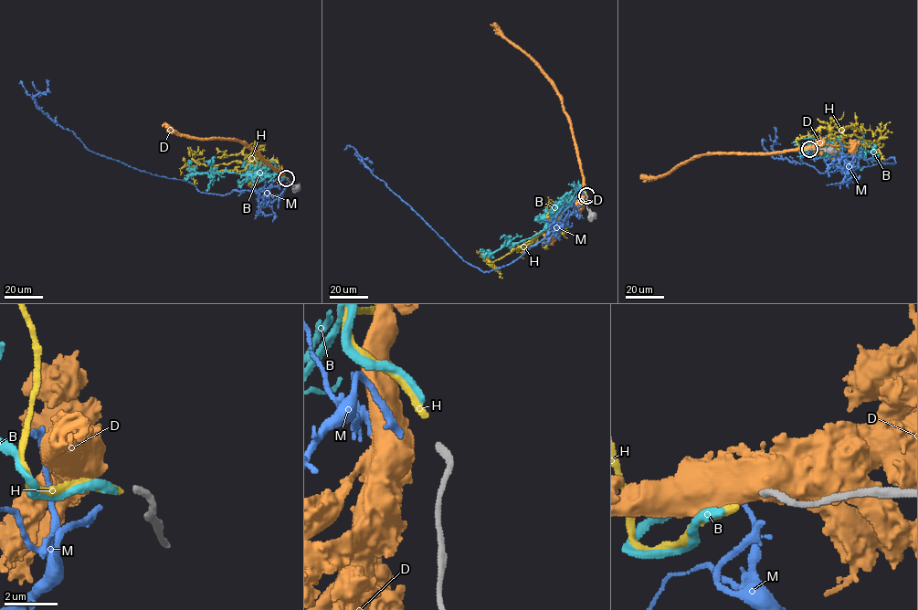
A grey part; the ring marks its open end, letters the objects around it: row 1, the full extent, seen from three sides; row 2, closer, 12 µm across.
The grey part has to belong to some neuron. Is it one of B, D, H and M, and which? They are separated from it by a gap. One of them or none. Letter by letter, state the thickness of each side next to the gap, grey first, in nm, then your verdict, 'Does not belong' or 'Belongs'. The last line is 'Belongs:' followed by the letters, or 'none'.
B: Thickness 280 nm (grey) against 300 nm. Does not belong
D: Thickness 280 nm (grey) against 650 nm. Does not belong
H: Thickness 280 nm (grey) against 280 nm. Does not belong
M: Thickness 280 nm (grey) against 280 nm. Belongs
Belongs: M

